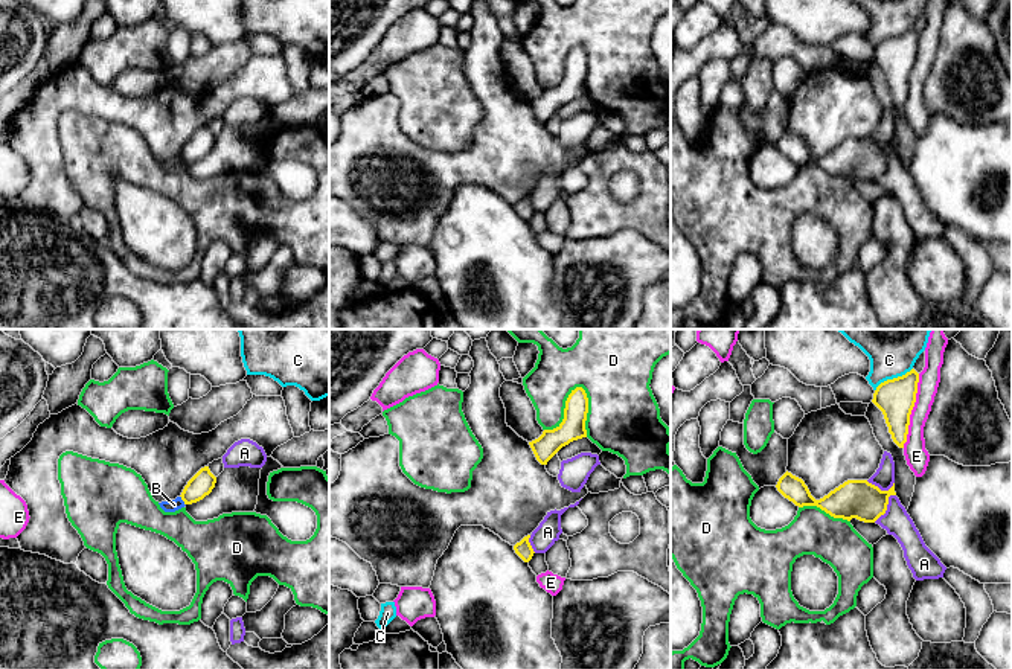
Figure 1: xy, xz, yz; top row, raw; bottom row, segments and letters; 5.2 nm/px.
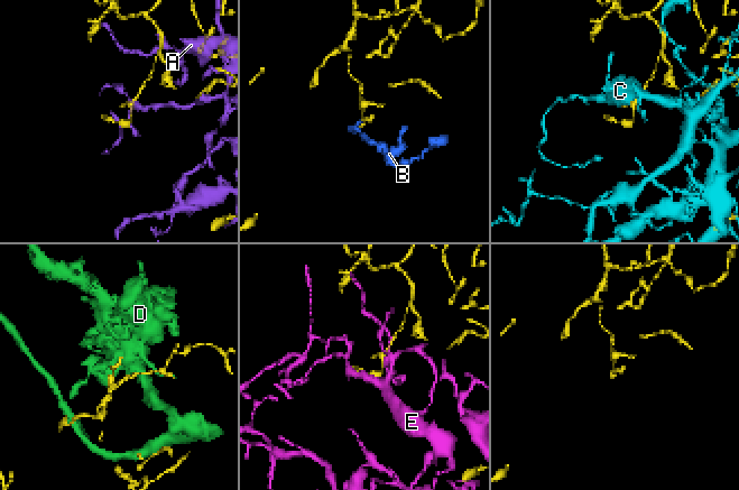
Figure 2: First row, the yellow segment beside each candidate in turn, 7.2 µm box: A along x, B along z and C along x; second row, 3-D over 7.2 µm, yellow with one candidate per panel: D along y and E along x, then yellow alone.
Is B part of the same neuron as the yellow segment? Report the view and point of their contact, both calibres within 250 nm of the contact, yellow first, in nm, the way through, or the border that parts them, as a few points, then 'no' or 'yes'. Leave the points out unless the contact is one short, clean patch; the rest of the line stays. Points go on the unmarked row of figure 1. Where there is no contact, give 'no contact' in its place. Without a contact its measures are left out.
xy (182, 157) | 120/60 nm | along xy (180, 154), (185, 163) | no

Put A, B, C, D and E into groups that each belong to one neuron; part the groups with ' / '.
A / B / C / D / E

